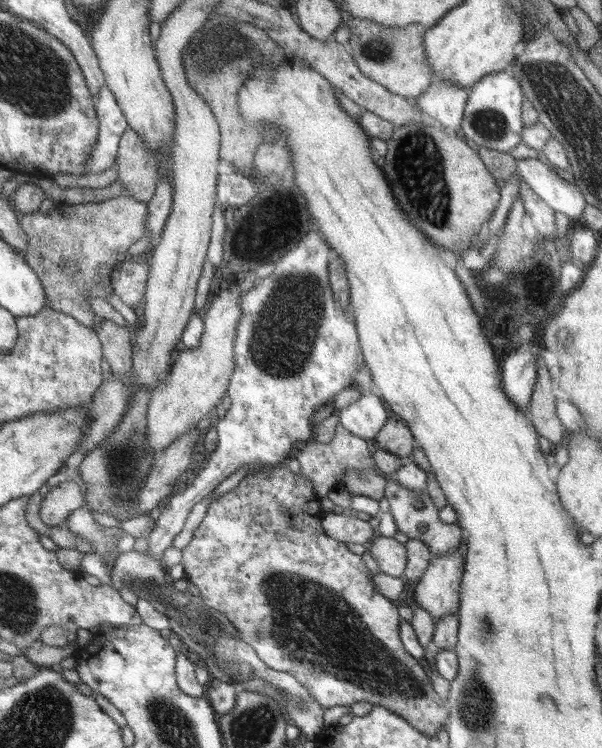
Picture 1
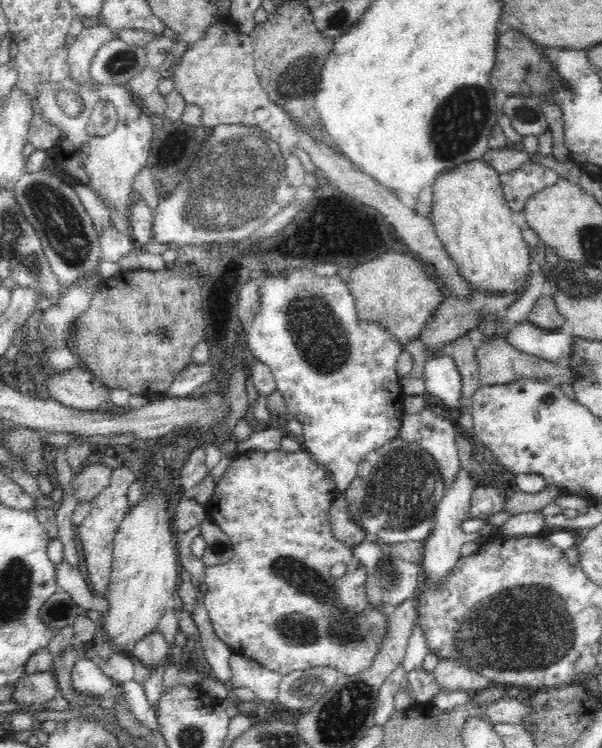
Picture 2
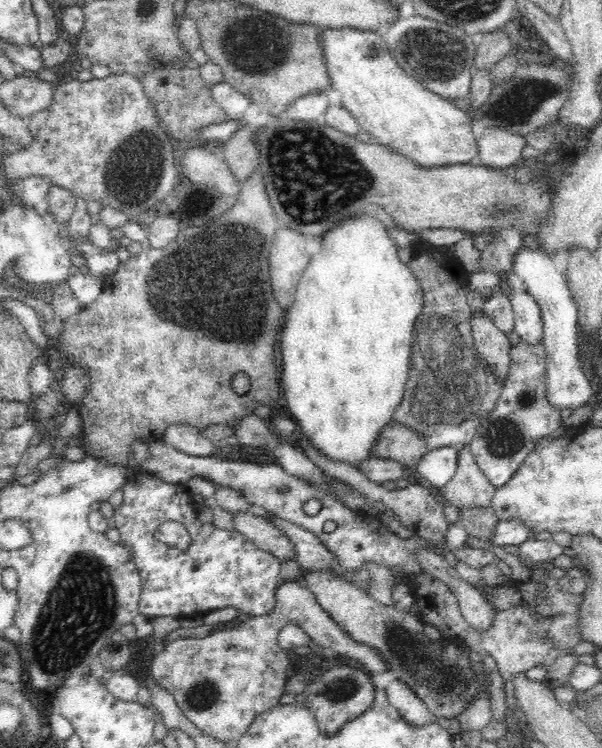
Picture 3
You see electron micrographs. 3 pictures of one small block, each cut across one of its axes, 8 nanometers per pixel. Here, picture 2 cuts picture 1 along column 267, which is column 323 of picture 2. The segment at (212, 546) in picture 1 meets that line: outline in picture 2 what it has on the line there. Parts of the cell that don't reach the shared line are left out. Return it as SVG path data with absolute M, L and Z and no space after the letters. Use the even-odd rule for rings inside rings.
M282 448L269 451L248 451L246 454L242 453L242 456L236 458L234 462L230 460L230 466L225 464L223 474L220 474L220 478L216 480L214 485L213 498L205 505L205 509L207 510L207 518L229 536L234 554L228 562L207 567L204 582L208 585L208 592L204 595L203 604L213 625L214 633L228 645L234 654L250 658L280 675L320 666L330 666L338 670L340 674L356 675L368 670L370 664L374 662L380 643L388 634L389 611L384 608L378 609L378 612L371 612L370 601L366 597L365 590L368 572L356 558L354 546L337 539L335 534L332 533L329 510L336 492L334 481L325 466L318 464L311 457L311 454L308 454L308 451L304 451L302 448L296 452L286 452ZM340 562L346 564L345 575L340 576L340 578L330 576L332 566L340 564Z

